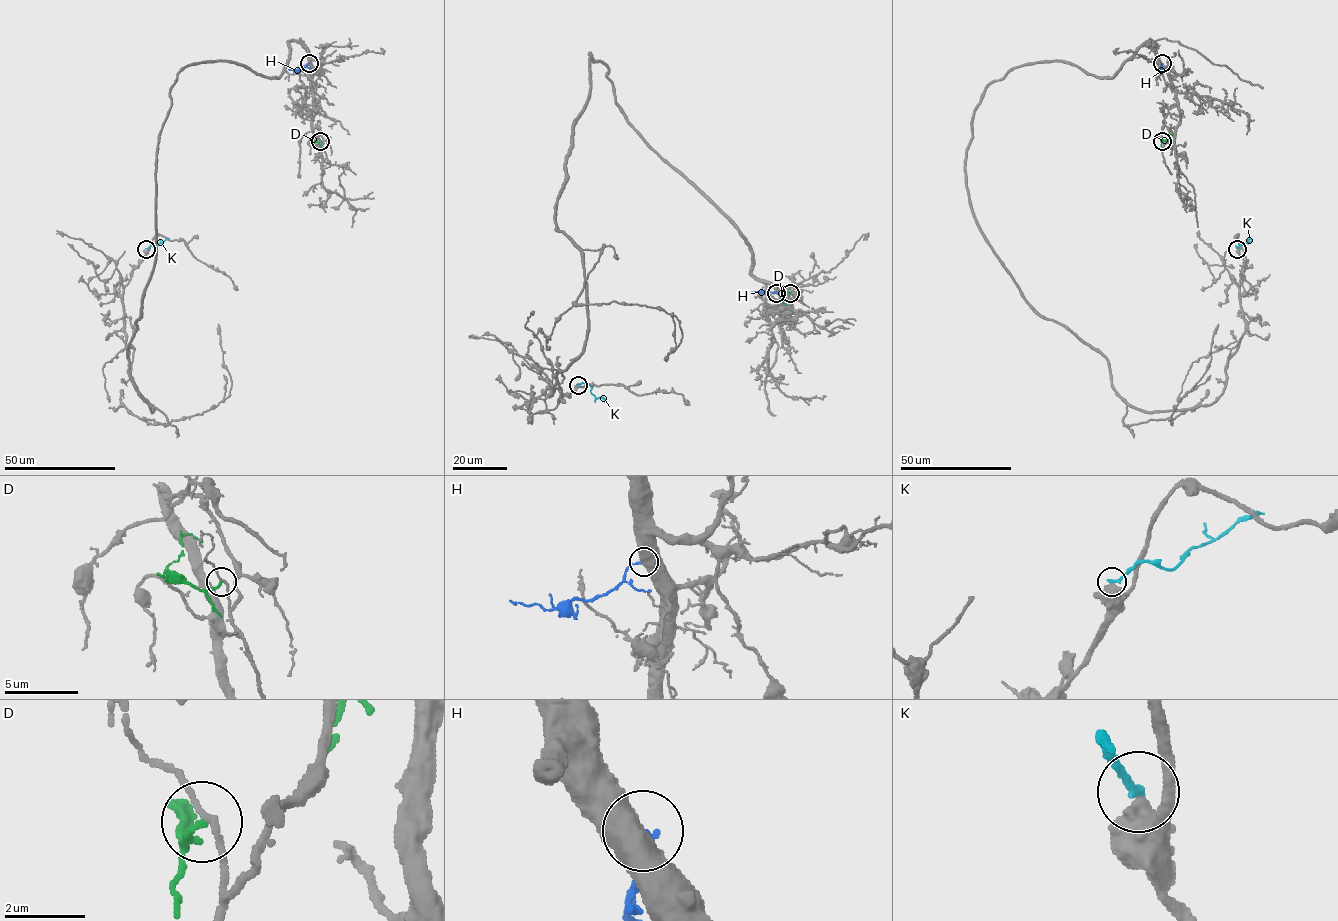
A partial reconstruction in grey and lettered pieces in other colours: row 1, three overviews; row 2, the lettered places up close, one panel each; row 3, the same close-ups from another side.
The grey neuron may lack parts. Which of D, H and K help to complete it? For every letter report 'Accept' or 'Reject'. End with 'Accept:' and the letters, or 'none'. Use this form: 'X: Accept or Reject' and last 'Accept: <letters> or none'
D: Reject
H: Accept
K: Reject
Accept: H

